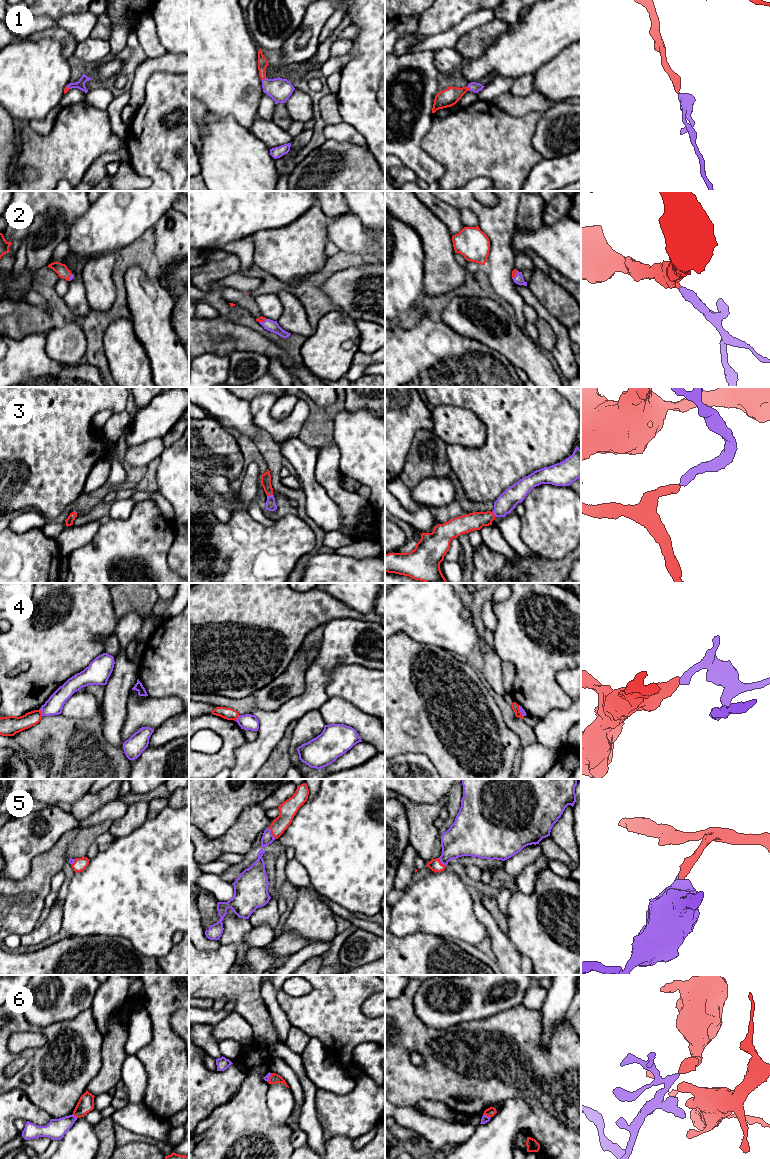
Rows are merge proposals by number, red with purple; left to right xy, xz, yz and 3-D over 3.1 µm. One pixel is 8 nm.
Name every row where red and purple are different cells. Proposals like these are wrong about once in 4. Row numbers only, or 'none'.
4, 6

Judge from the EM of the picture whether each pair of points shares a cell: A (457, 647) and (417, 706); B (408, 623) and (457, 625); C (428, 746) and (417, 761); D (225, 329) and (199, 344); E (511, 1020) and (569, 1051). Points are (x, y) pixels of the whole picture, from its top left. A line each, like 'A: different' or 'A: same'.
A: different
B: same
C: different
D: same
E: same

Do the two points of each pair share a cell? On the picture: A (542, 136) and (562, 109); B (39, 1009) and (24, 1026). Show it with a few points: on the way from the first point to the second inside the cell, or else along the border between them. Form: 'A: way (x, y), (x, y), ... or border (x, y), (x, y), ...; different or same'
A: way (546, 129), (557, 116); same
B: border (24, 1016), (38, 1027), (51, 1024); different

